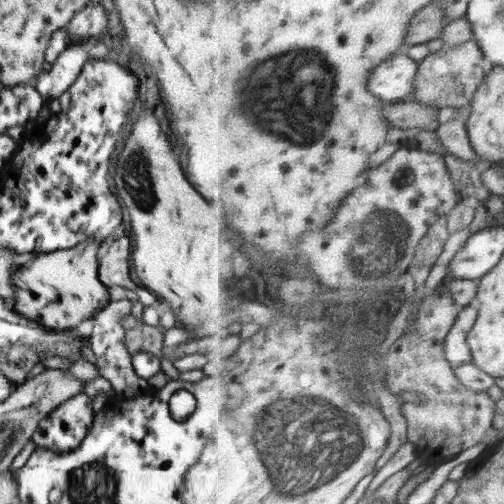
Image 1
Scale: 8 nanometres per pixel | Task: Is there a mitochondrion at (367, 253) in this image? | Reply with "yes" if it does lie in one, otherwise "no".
yes

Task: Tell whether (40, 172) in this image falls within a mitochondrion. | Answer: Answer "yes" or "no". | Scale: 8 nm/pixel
no

